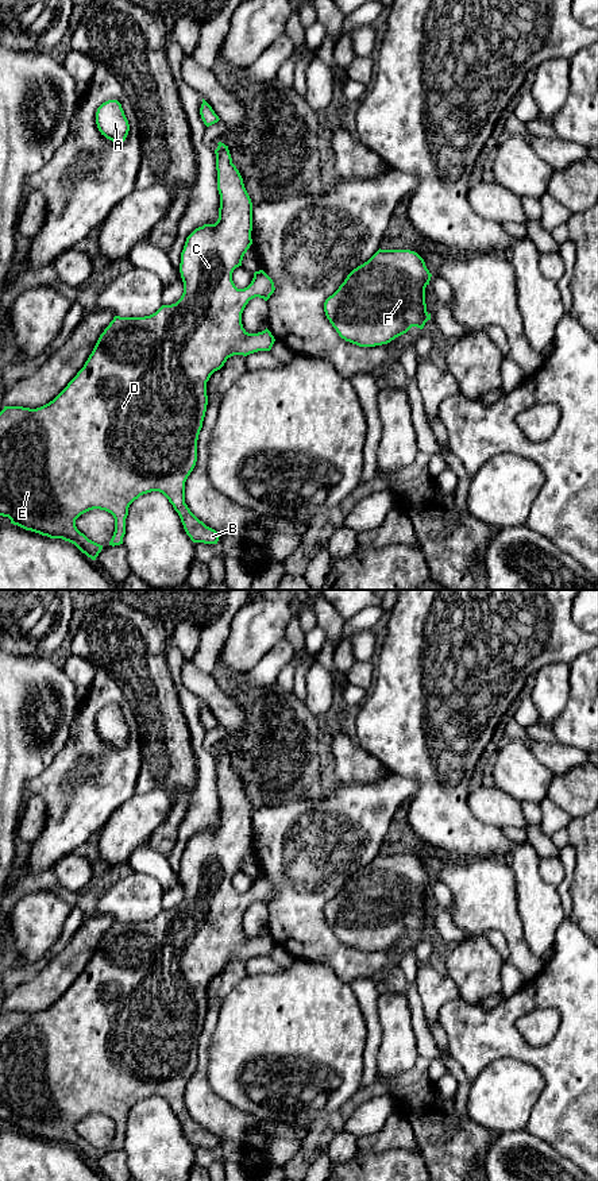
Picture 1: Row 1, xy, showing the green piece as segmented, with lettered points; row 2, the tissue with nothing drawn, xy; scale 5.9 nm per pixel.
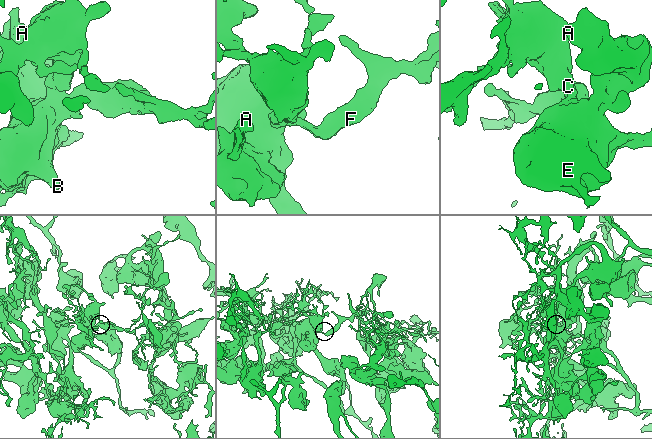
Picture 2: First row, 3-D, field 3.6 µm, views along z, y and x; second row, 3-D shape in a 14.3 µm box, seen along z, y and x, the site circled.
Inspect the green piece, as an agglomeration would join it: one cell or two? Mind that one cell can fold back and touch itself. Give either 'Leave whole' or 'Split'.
Leave whole

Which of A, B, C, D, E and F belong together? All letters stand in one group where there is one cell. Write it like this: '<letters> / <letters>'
A B C D E F

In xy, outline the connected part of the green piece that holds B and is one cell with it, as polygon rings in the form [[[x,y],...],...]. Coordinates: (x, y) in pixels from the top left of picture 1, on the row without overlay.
[[[221,746],[217,749],[219,823],[215,829],[196,833],[186,842],[180,868],[184,887],[181,903],[175,908],[162,910],[150,921],[115,921],[84,972],[53,1006],[36,1014],[4,1011],[0,1016],[0,1120],[26,1135],[69,1146],[92,1165],[96,1165],[103,1150],[81,1138],[76,1124],[93,1114],[111,1118],[115,1136],[109,1150],[120,1150],[130,1109],[151,1096],[159,1096],[169,1104],[193,1147],[217,1149],[220,1142],[185,1108],[185,1087],[197,1066],[197,1045],[208,1010],[207,987],[228,962],[271,954],[275,946],[271,937],[266,933],[248,938],[243,933],[242,918],[250,904],[259,902],[267,906],[275,892],[263,875],[255,876],[244,894],[238,894],[232,885],[234,875],[242,871],[243,861],[252,849],[252,807],[232,768],[228,750]]]

